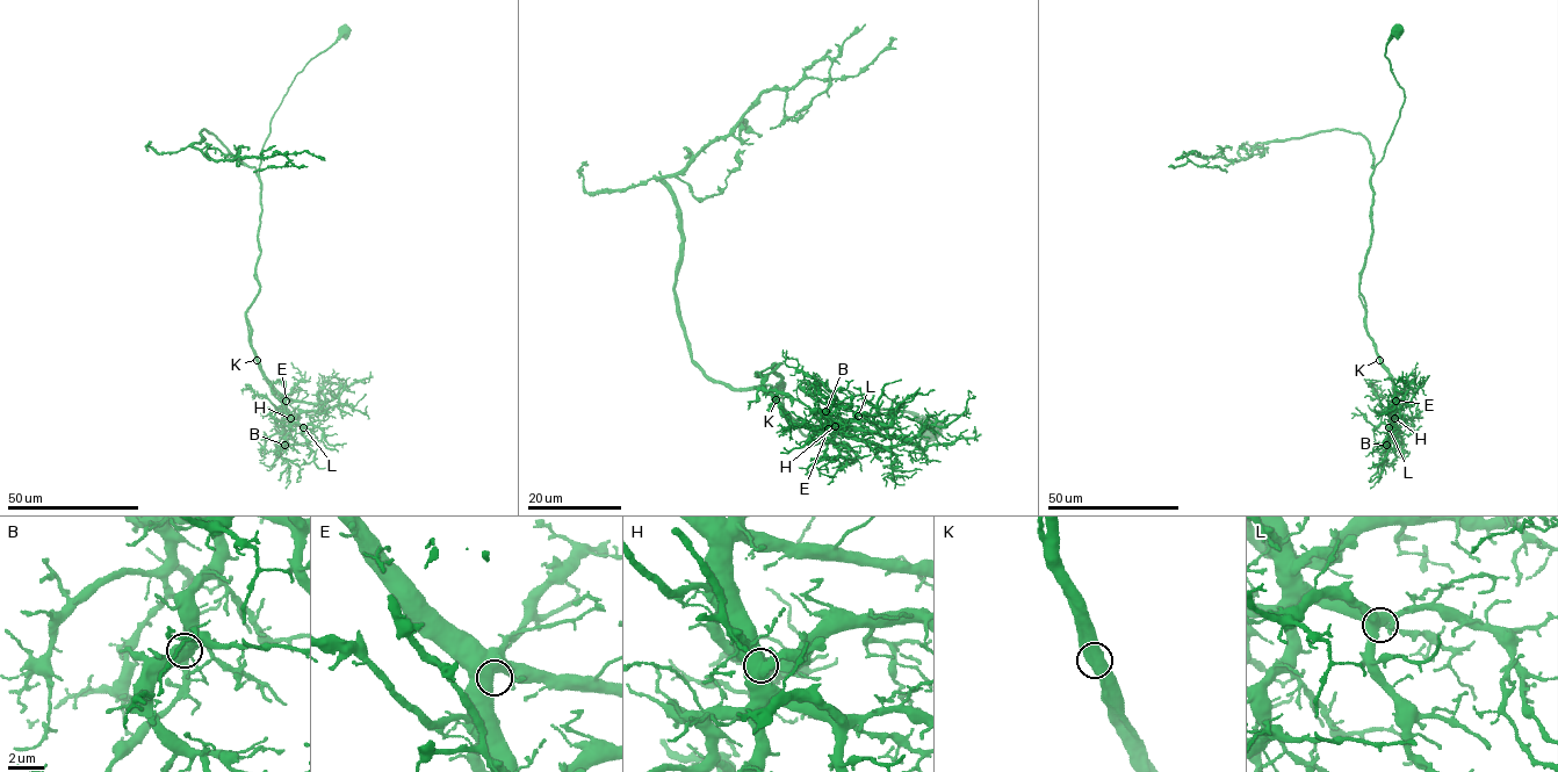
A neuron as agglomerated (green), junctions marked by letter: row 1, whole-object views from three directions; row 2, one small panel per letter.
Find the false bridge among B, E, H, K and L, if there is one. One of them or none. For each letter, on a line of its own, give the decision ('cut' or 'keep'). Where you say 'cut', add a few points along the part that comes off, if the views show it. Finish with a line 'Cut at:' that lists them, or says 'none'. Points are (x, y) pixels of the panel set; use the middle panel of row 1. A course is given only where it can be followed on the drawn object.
B: keep
E: keep
H: keep
K: keep
L: keep
Cut at: none

